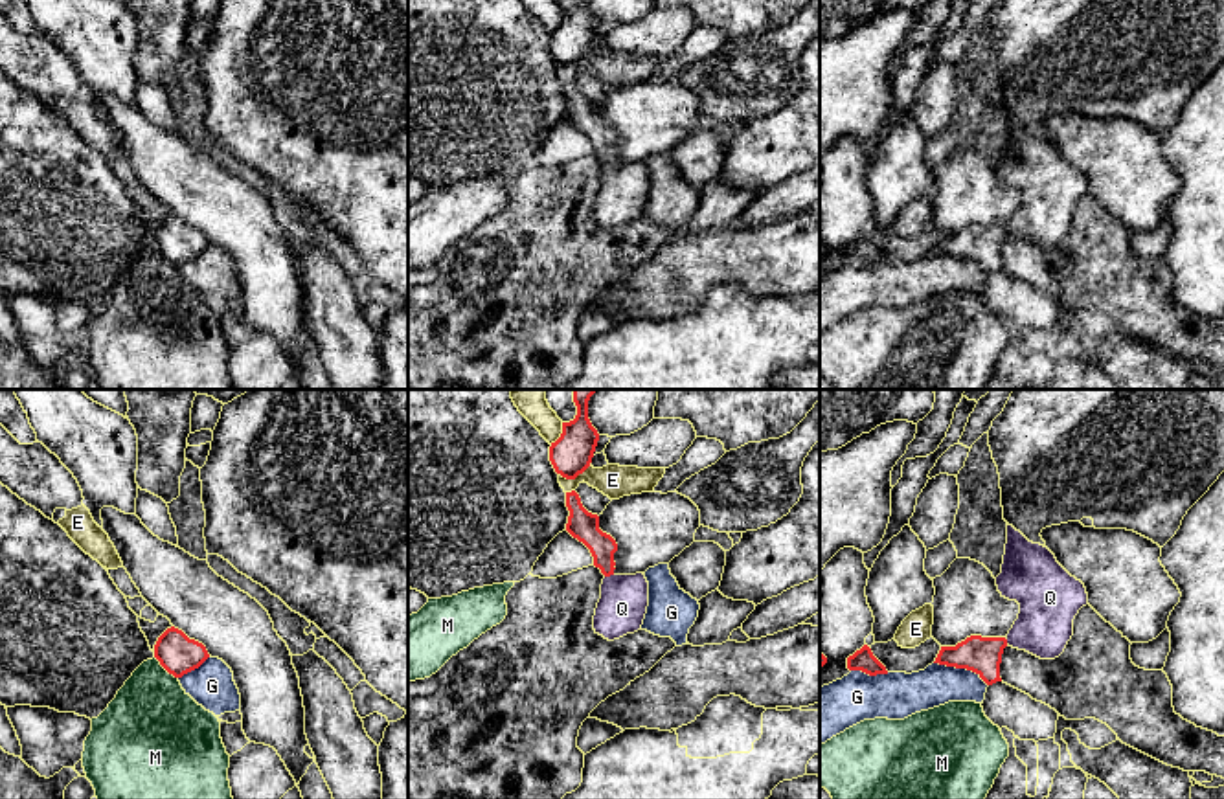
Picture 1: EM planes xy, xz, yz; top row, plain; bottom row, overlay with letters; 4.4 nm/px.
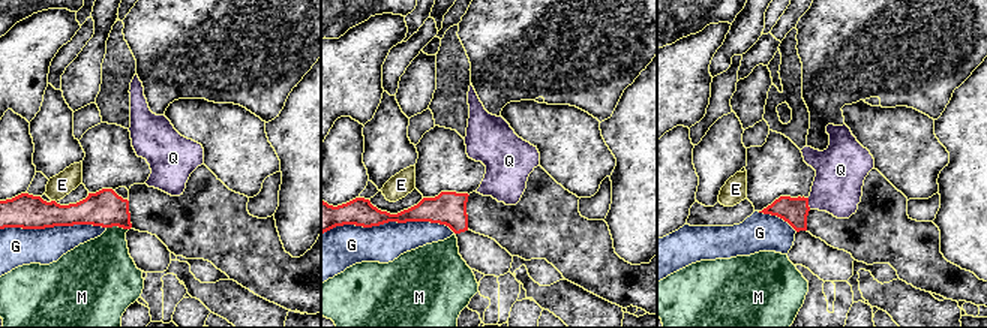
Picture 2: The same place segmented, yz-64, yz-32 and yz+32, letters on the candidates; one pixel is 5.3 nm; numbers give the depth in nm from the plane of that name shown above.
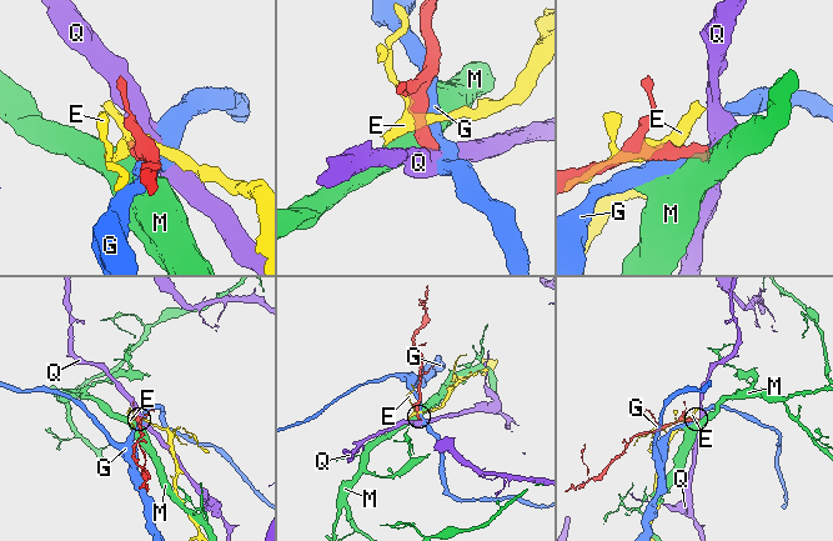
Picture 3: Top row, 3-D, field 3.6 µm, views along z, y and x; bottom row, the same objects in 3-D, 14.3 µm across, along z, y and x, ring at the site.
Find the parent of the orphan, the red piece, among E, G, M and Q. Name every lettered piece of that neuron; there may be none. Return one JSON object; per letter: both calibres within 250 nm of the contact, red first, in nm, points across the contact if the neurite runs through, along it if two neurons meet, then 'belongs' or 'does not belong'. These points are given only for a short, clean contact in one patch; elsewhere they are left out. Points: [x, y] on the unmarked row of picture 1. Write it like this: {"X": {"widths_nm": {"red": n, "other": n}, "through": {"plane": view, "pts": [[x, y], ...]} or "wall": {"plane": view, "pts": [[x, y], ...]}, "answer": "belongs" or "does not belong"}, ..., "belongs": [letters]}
{"E": {"widths_nm": {"red": 180, "other": 140}, "wall": {"plane": "xz", "pts": [[590, 54], [574, 67], [559, 63]]}, "answer": "does not belong"}, "G": {"widths_nm": {"red": 160, "other": 180}, "answer": "does not belong"}, "M": {"widths_nm": {"red": 170, "other": 400}, "wall": {"plane": "xy", "pts": [[155, 245], [177, 267]]}, "answer": "does not belong"}, "Q": {"widths_nm": {"red": 130, "other": 220}, "through": {"plane": "xz", "pts": [[583, 114], [603, 136], [609, 164], [622, 184], [622, 197]]}, "answer": "belongs"}, "belongs": ["Q"]}

